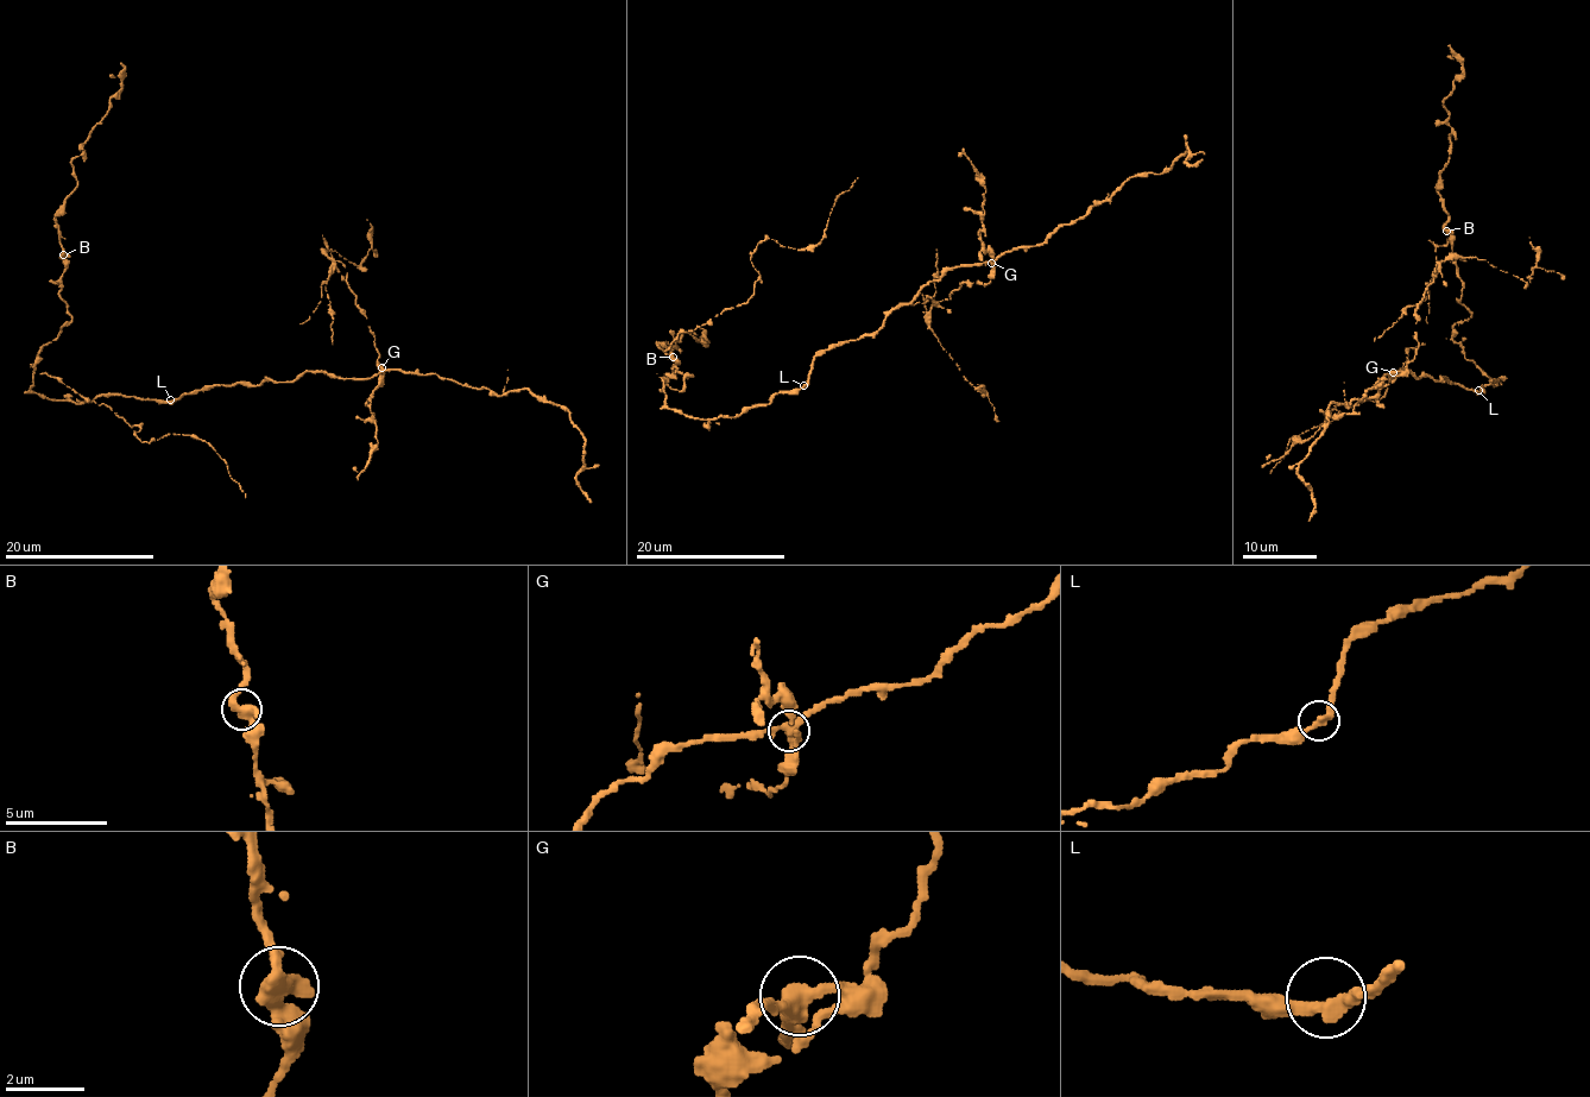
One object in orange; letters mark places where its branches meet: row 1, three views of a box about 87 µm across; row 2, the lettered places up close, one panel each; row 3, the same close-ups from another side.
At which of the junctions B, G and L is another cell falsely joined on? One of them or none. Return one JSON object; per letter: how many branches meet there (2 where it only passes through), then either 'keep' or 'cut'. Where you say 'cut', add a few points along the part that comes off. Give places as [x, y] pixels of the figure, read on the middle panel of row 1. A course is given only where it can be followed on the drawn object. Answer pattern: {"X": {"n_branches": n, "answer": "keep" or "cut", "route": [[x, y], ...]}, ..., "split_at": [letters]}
{"B": {"n_branches": 3, "answer": "keep"}, "G": {"n_branches": 3, "answer": "cut", "route": [[991, 263], [992, 273], [985, 287], [960, 284], [931, 308], [931, 329], [976, 389], [986, 393], [977, 384]]}, "L": {"n_branches": 2, "answer": "keep"}, "split_at": ["G"]}

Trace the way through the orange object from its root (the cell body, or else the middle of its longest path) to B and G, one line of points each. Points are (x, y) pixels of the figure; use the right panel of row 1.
B: (1478, 392), (1497, 382), (1452, 339), (1452, 326), (1470, 313), (1458, 301), (1463, 281), (1446, 231)
G: (1478, 392), (1445, 377), (1418, 379), (1406, 369), (1392, 380), (1393, 372)

